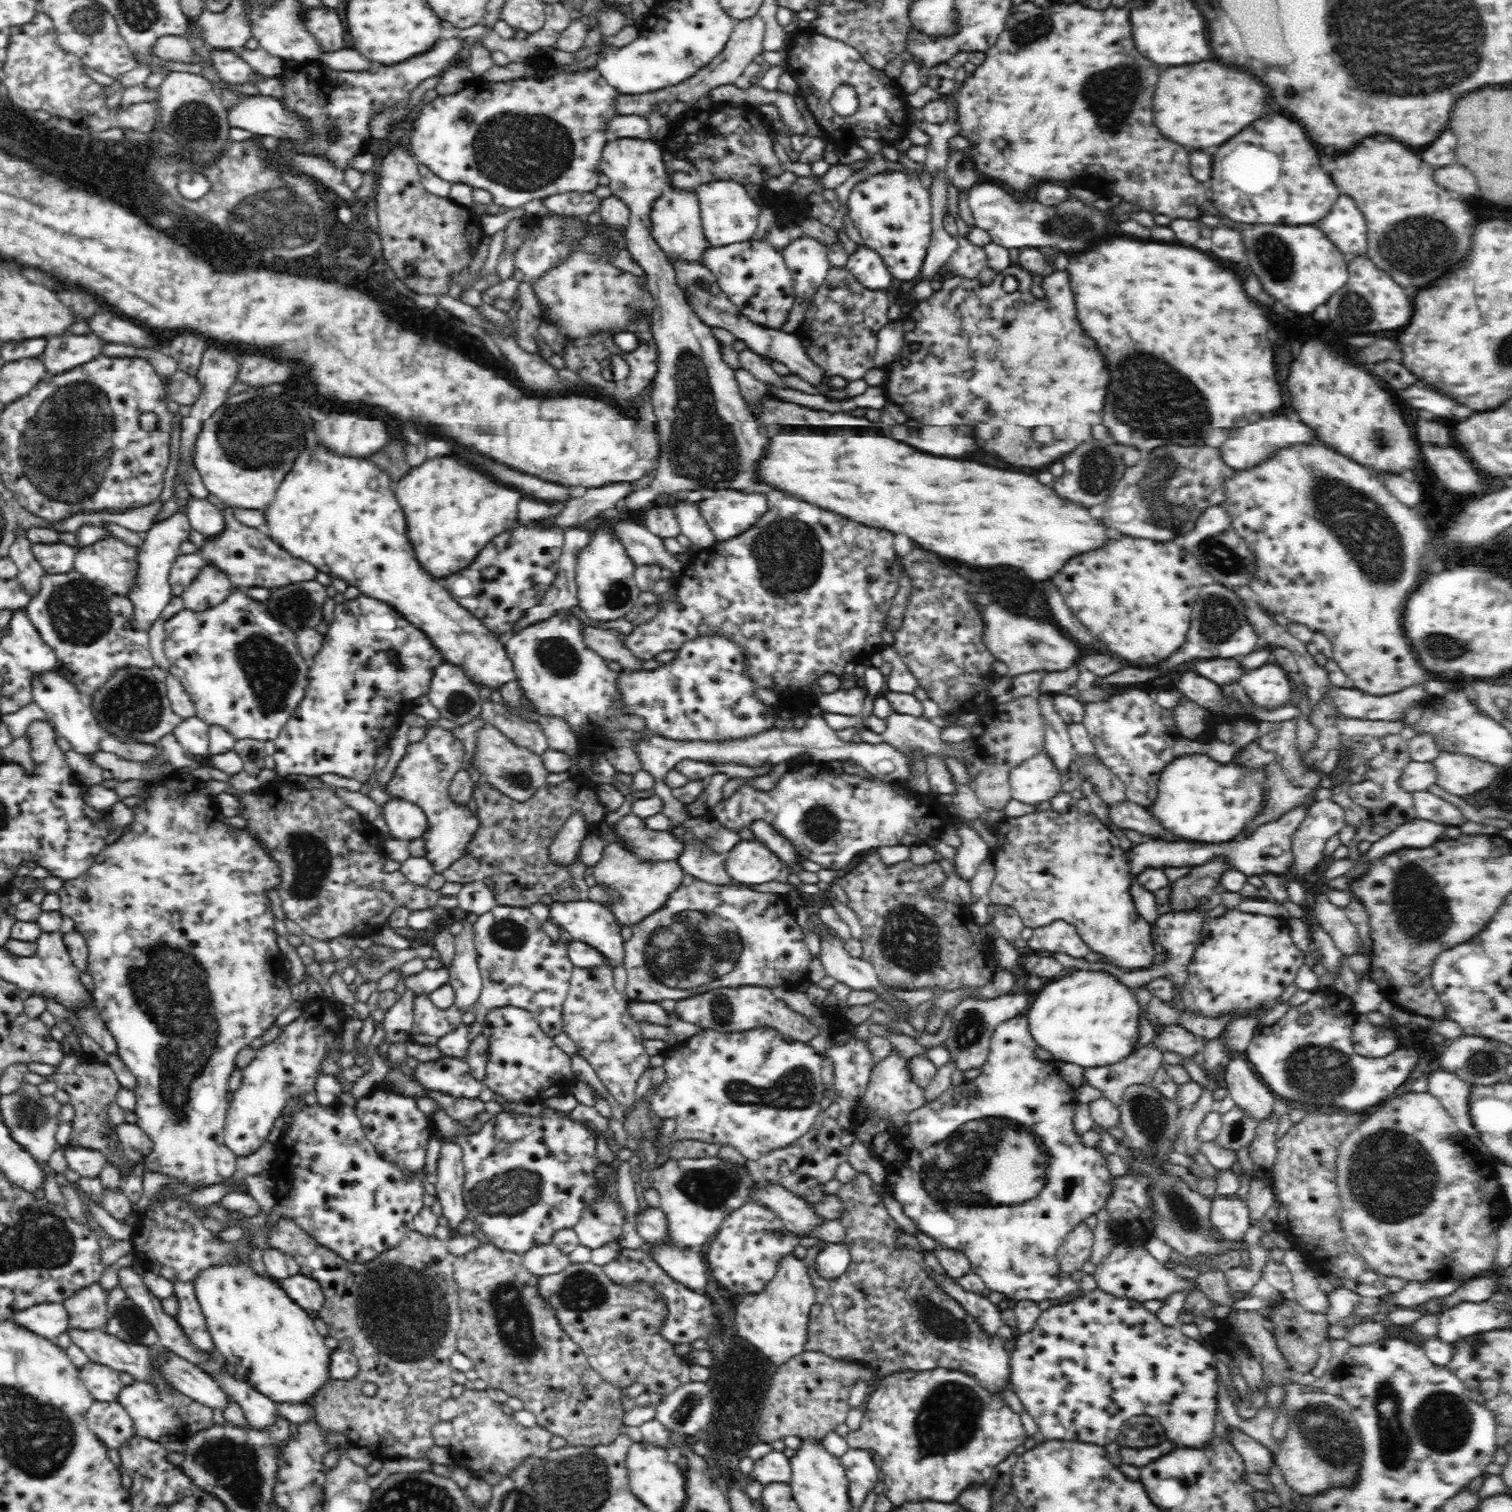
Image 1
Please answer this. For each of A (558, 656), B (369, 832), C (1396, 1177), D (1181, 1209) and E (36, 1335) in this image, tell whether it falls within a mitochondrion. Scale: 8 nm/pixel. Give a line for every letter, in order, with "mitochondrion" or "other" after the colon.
A: mitochondrion
B: other
C: mitochondrion
D: mitochondrion
E: other

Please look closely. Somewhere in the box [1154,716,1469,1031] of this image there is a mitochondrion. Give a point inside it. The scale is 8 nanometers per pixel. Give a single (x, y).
(1419, 918)

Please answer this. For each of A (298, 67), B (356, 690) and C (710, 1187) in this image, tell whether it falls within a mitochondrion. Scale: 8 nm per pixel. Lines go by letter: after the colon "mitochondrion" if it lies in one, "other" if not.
A: other
B: other
C: mitochondrion

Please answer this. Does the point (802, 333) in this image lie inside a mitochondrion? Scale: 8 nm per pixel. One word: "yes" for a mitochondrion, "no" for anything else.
no

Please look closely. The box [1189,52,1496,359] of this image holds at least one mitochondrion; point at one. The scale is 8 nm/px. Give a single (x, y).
(1400, 246)

